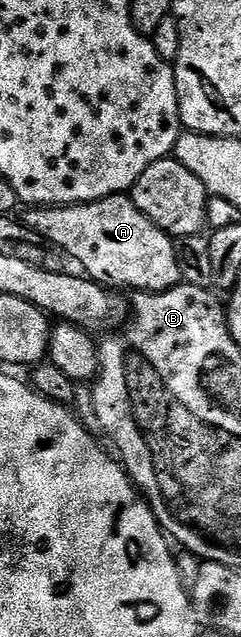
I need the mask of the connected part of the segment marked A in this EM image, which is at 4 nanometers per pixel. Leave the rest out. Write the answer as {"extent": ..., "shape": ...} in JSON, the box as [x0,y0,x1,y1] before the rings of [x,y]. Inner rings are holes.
{"extent":[23,195,182,293],"shape":[[[128,195],[108,196],[102,200],[92,200],[90,204],[33,206],[26,212],[29,213],[23,216],[23,222],[33,232],[34,237],[65,252],[71,258],[79,258],[79,262],[83,262],[85,276],[102,286],[112,286],[114,289],[133,288],[134,293],[166,292],[167,289],[182,283],[179,258],[175,258],[174,237],[155,226],[153,219],[143,215]]]}

